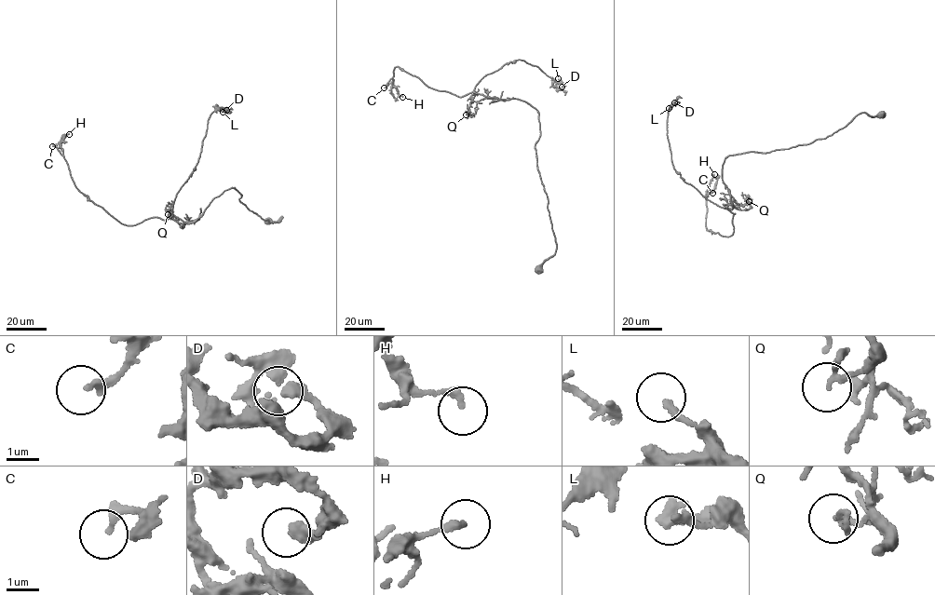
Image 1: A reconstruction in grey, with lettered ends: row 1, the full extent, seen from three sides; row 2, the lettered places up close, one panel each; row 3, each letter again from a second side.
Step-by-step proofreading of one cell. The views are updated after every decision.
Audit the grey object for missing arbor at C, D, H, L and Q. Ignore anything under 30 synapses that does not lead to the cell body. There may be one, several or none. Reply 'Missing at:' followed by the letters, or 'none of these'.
Missing at: C

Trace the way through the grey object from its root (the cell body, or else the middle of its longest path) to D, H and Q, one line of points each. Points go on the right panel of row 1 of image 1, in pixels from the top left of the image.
D: (880, 114), (860, 113), (807, 144), (728, 155), (722, 175), (731, 209), (674, 169), (667, 127), (674, 102)
H: (880, 114), (860, 113), (808, 143), (725, 157), (722, 175), (735, 214), (728, 236), (706, 227), (714, 174)
Q: (880, 114), (860, 113), (832, 135), (807, 144), (728, 155), (722, 175), (733, 206), (738, 209), (749, 201)

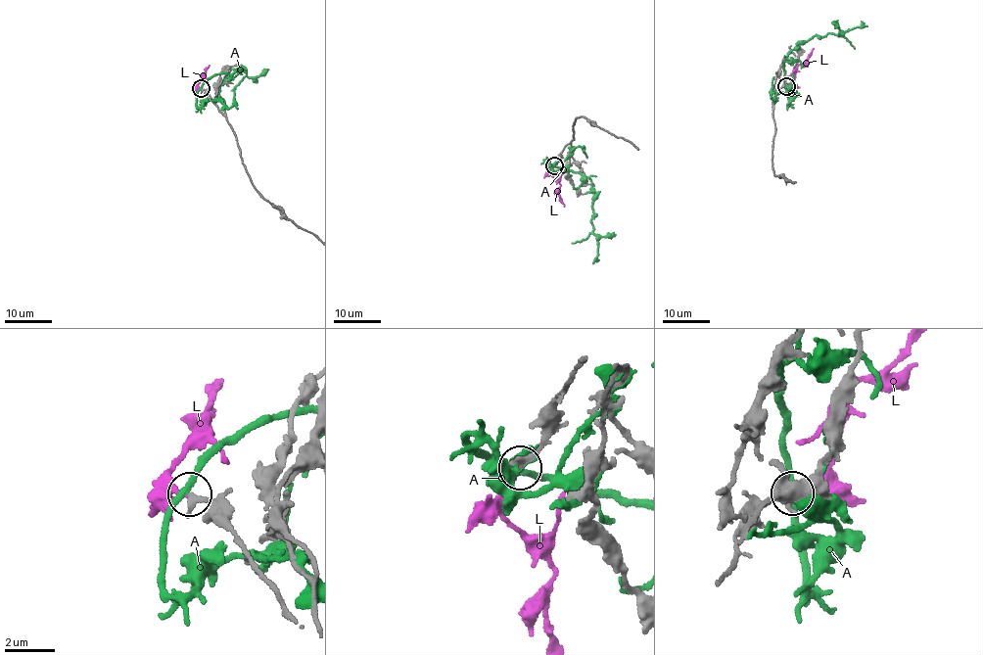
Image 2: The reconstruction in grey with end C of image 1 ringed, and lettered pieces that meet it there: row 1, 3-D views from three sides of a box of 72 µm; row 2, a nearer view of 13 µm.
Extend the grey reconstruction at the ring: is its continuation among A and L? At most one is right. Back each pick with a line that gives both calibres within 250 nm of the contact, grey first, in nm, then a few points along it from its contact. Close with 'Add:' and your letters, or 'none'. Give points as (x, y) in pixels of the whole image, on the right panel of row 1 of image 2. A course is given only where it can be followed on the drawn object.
L: 260 nm thick on the grey side, 140 nm on the other; it runs (785, 86), (798, 66), (814, 48)
Add: L

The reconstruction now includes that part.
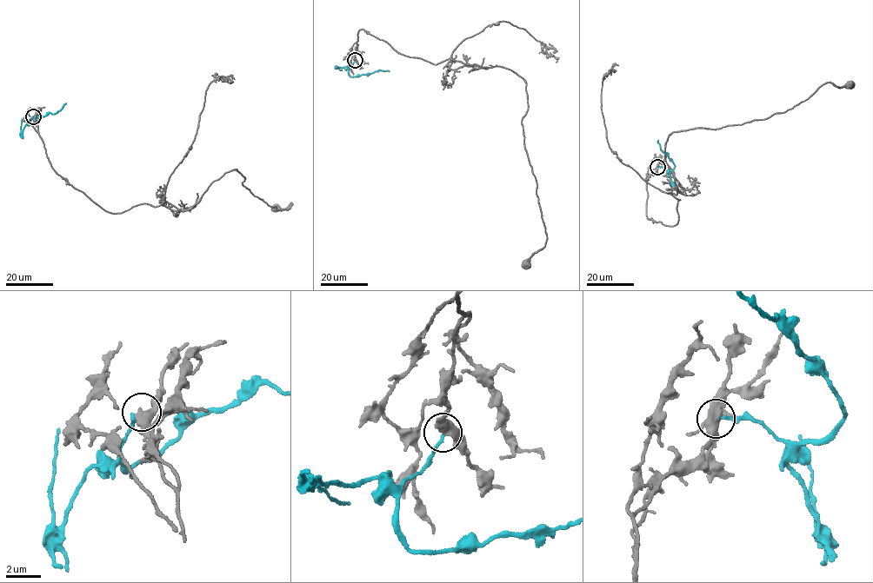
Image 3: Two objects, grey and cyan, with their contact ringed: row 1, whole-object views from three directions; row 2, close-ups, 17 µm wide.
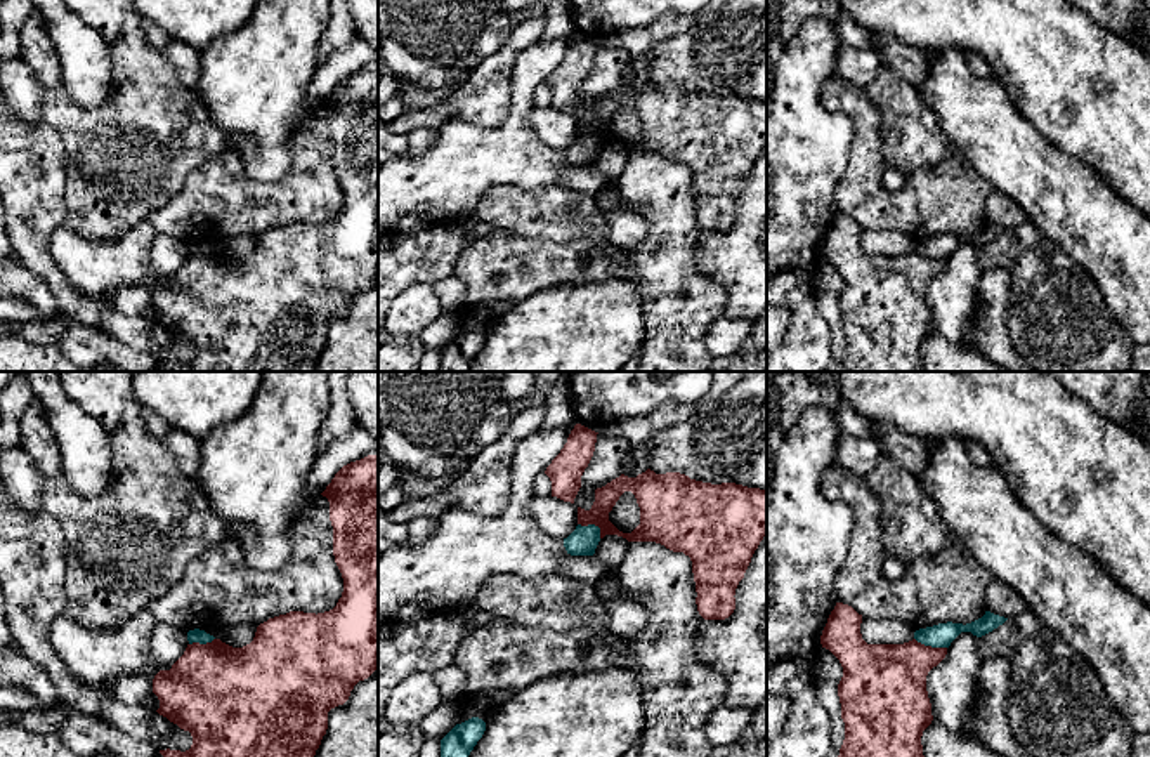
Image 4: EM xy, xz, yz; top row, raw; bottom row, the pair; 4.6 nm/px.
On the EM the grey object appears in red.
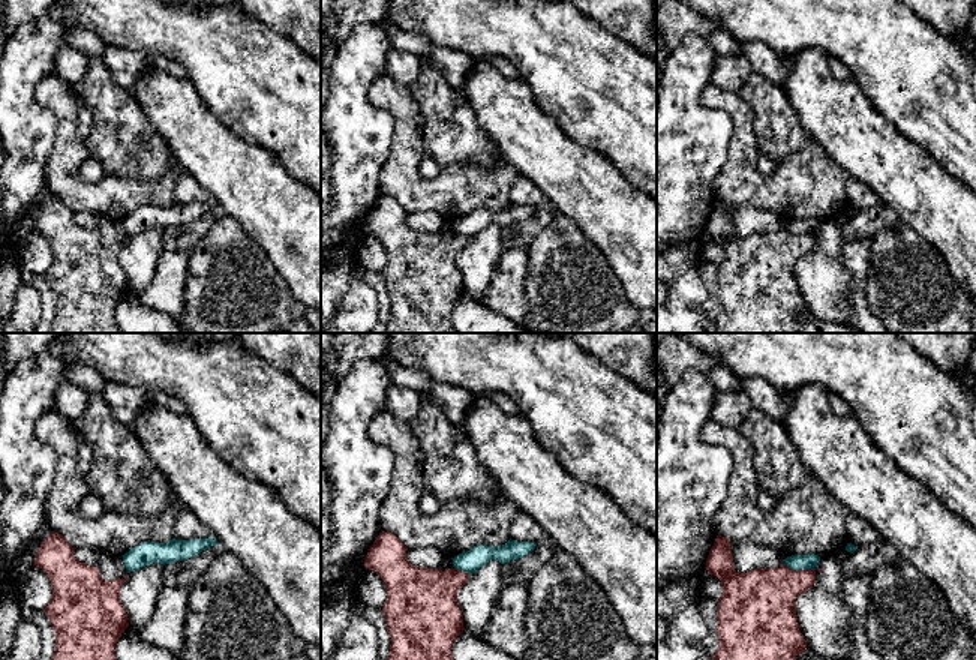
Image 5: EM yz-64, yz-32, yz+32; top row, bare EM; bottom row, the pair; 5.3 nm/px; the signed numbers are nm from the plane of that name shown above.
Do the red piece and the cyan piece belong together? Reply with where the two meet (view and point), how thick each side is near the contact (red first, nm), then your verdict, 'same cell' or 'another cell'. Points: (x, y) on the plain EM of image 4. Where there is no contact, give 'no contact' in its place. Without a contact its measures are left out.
yz (930, 257) | 360/110 nm | another cell

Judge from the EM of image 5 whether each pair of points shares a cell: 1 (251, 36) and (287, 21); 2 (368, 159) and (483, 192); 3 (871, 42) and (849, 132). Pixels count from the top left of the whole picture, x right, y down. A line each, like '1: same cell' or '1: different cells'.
1: different cells
2: different cells
3: different cells

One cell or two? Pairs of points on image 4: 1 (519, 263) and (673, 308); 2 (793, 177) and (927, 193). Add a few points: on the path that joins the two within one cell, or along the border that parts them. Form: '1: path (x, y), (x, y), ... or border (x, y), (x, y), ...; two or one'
1: path (557, 263), (587, 263), (635, 275); one
2: border (852, 144), (847, 171), (835, 190), (835, 212); two

